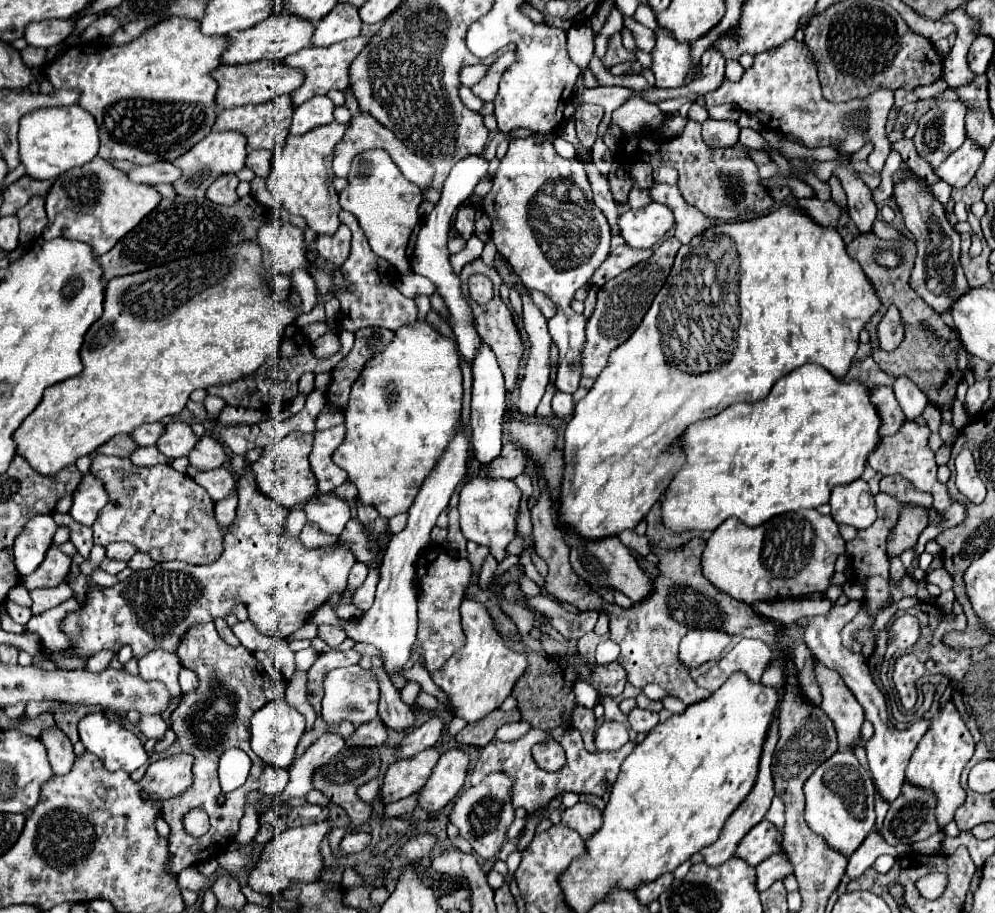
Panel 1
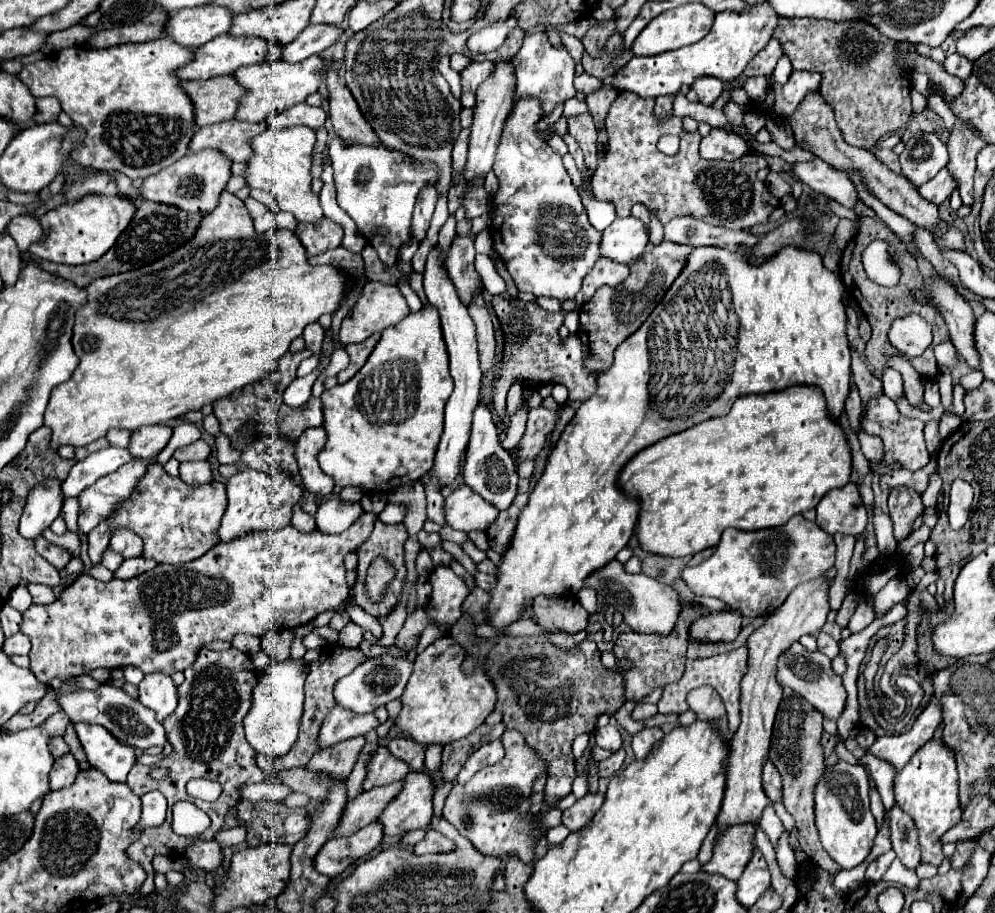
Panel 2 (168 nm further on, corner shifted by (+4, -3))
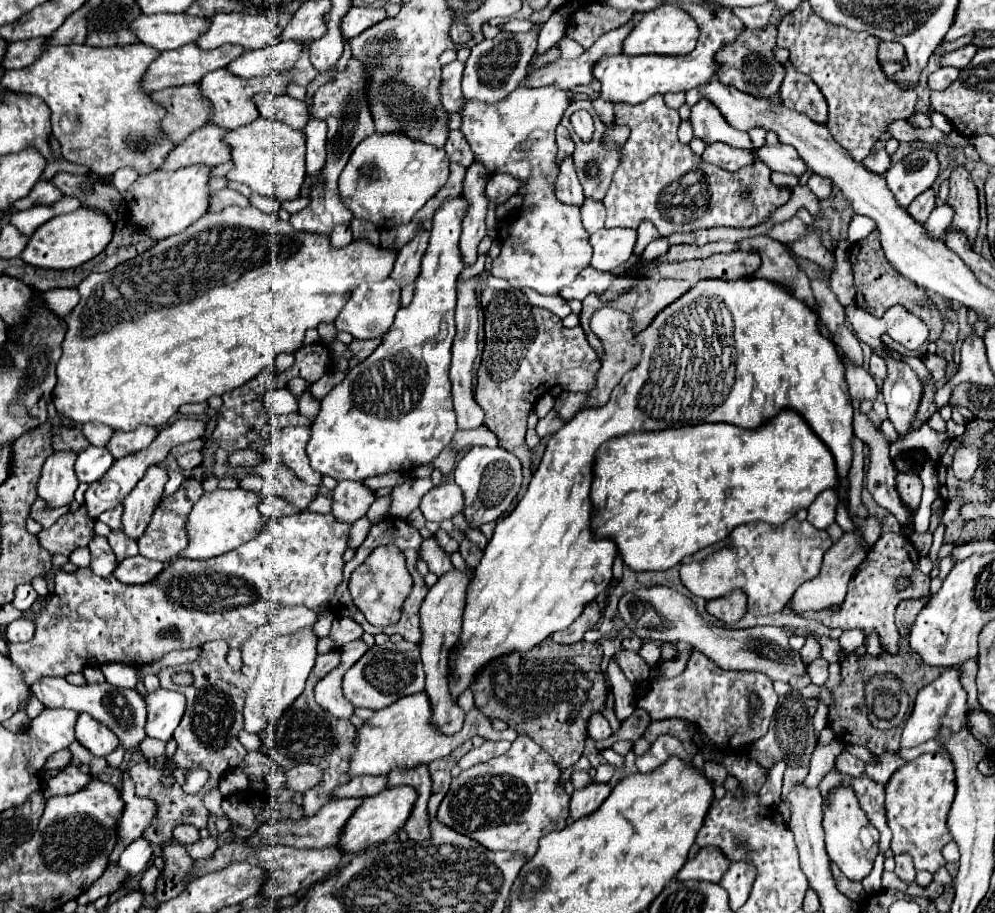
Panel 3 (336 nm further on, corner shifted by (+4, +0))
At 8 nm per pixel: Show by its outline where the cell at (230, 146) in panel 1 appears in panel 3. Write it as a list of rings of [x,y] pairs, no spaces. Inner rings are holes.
[[[190,165],[178,171],[156,169],[150,175],[140,175],[126,191],[126,203],[130,209],[130,221],[136,229],[142,229],[154,243],[166,237],[182,233],[198,217],[202,217],[210,205],[210,167]]]

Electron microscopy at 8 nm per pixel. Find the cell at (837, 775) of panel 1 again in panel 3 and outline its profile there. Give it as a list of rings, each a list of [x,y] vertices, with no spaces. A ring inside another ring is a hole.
[[[838,787],[828,795],[824,803],[824,831],[826,831],[826,851],[830,861],[836,863],[848,879],[862,881],[872,871],[874,859],[878,855],[878,831],[866,819],[852,789]]]

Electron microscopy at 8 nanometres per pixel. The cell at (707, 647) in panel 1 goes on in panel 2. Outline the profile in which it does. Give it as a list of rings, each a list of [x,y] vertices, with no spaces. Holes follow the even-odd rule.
[[[736,610],[714,612],[698,618],[690,626],[690,636],[696,642],[732,642],[742,628],[742,616]]]

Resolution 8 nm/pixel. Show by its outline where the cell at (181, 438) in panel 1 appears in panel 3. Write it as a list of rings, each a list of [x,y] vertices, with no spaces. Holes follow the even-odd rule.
[[[138,425],[134,431],[114,431],[114,437],[110,439],[110,445],[106,445],[106,449],[114,459],[122,459],[146,449],[156,435],[156,429],[148,425]]]

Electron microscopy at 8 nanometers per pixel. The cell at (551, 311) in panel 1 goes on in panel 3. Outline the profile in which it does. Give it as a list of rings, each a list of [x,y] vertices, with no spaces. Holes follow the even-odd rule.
[[[490,287],[480,289],[480,303],[484,311],[484,353],[478,367],[478,383],[474,389],[476,403],[484,409],[484,425],[494,431],[498,445],[522,459],[526,483],[530,477],[530,449],[524,443],[526,419],[536,399],[548,393],[554,385],[562,385],[564,391],[588,393],[594,387],[594,361],[600,365],[598,355],[588,345],[580,325],[566,328],[560,317],[548,309],[528,303],[522,291],[494,291]]]

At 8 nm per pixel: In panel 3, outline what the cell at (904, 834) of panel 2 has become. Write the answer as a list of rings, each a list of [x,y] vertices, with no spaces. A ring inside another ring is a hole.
[[[898,855],[896,857],[896,871],[894,871],[904,883],[914,883],[914,877],[916,877],[916,871],[914,871],[914,865],[912,865],[912,857],[910,855]]]

